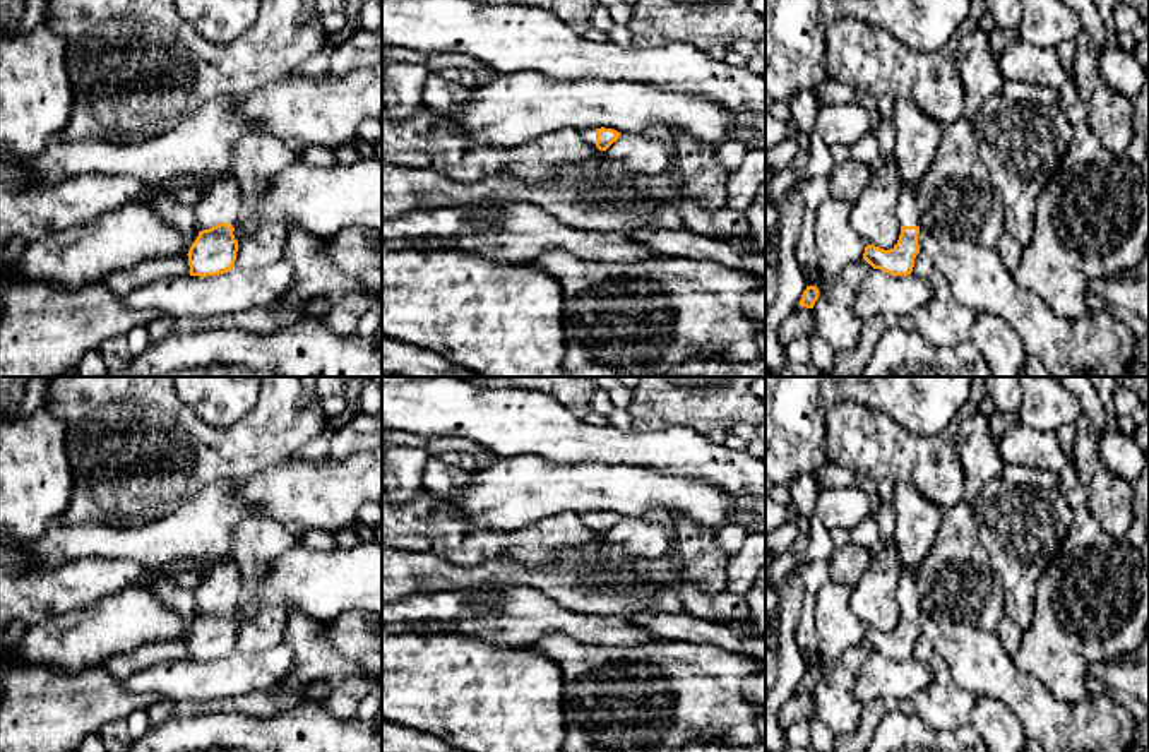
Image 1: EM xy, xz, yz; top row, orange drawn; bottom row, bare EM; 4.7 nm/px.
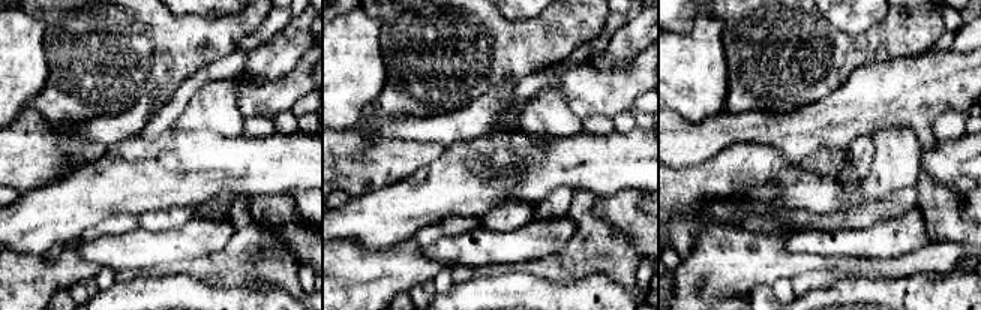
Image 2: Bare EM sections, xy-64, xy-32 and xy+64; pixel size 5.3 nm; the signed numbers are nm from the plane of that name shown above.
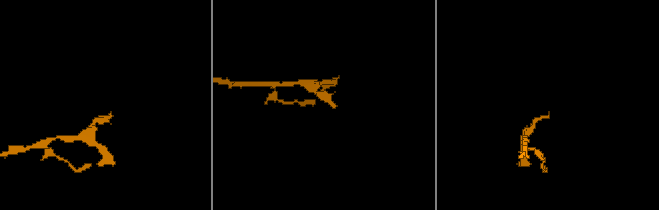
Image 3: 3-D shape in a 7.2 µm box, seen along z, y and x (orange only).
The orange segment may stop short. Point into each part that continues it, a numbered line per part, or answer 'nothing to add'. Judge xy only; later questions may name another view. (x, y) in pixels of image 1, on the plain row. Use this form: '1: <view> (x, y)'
1: xy (223, 584)

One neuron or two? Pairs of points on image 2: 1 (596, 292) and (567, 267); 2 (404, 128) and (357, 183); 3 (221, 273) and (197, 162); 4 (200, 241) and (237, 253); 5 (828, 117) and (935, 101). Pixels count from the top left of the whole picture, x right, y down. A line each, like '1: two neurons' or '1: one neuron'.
1: two neurons
2: two neurons
3: two neurons
4: two neurons
5: one neuron

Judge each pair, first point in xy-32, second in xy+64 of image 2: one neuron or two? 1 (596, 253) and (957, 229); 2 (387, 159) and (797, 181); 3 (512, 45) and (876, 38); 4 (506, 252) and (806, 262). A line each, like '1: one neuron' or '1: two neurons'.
1: one neuron
2: one neuron
3: one neuron
4: two neurons

